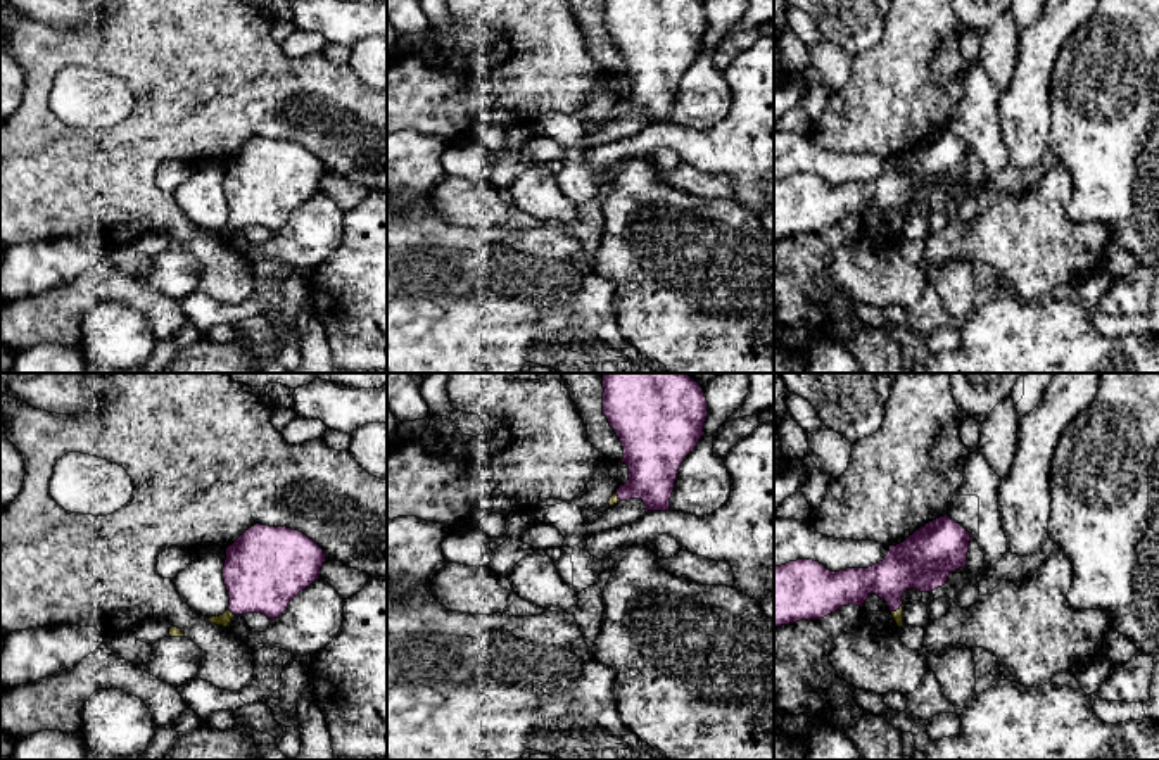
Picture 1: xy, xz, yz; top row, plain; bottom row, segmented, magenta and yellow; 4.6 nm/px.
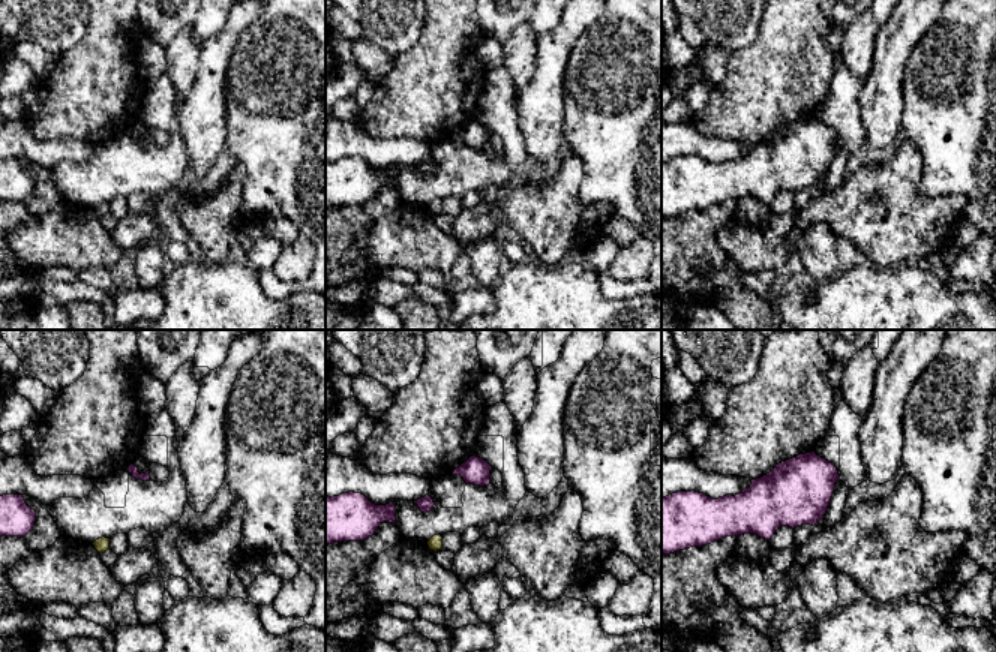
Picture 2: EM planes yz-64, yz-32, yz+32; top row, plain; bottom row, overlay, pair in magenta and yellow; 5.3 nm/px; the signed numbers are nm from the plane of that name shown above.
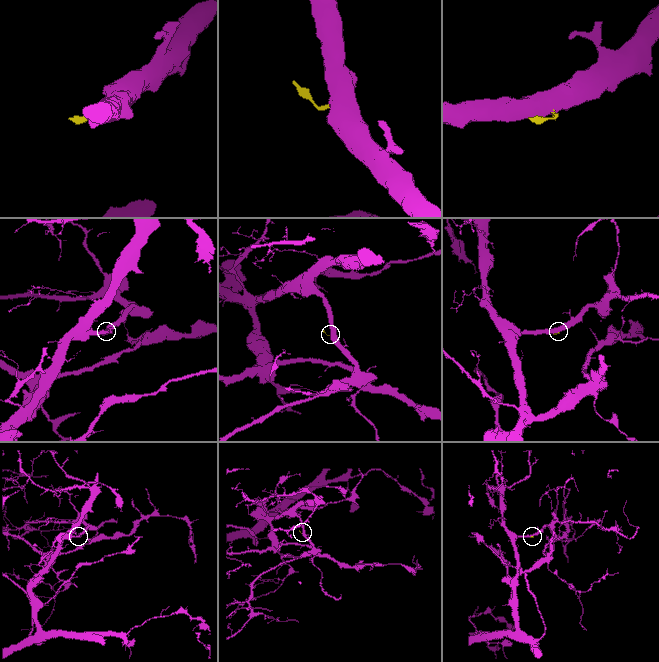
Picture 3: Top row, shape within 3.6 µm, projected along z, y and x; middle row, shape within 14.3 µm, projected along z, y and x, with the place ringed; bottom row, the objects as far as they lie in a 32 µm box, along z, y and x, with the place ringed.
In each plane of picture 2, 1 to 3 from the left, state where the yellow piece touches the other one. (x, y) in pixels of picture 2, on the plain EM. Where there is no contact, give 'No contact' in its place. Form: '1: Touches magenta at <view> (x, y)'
1: No contact
2: No contact
3: No contact

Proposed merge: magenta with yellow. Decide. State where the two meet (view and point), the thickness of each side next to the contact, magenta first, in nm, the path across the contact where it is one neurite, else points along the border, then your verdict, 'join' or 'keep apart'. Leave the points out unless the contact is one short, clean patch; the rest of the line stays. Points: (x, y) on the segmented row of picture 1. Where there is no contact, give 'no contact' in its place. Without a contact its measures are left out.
xy (230, 610) | 380/60 nm | across xy (265, 569), (230, 610), (225, 619) | join

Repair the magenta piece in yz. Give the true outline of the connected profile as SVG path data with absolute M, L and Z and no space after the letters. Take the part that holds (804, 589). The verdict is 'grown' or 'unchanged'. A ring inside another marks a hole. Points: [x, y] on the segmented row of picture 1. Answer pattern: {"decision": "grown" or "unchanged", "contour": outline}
{"decision": "grown", "contour": "M948 515L940 516L869 568L831 572L814 560L774 565L774 629L800 620L820 620L841 606L864 606L871 592L884 599L898 627L903 625L903 592L931 592L948 575L967 567L971 534Z"}

